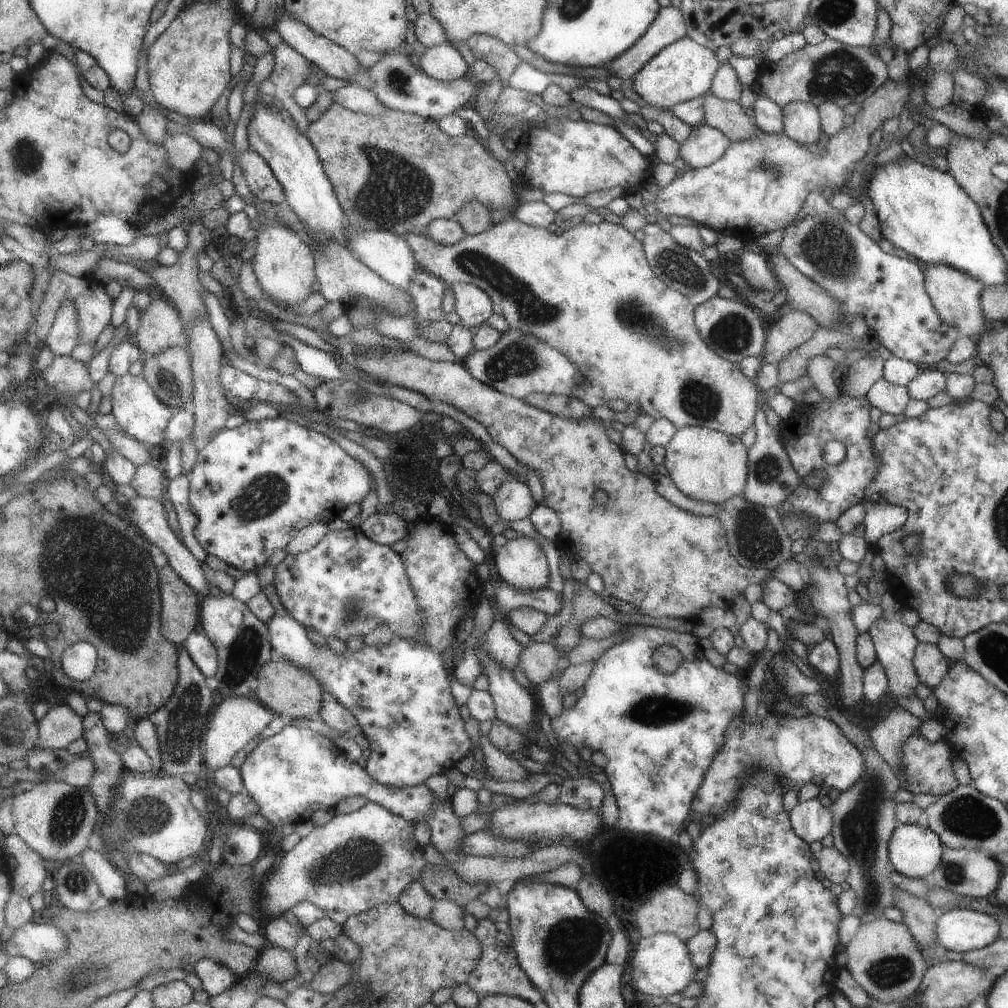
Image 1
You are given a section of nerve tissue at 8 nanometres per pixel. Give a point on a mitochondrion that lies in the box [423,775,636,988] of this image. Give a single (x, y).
(573, 940)

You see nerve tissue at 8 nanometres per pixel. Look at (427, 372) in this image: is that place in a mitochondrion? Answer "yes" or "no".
yes

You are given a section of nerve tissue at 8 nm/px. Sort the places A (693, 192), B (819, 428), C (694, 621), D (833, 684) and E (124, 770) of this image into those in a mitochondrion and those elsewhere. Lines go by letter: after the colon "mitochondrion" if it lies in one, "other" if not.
A: other
B: other
C: other
D: other
E: other

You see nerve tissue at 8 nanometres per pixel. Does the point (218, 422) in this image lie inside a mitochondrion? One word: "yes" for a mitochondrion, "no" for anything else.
no

